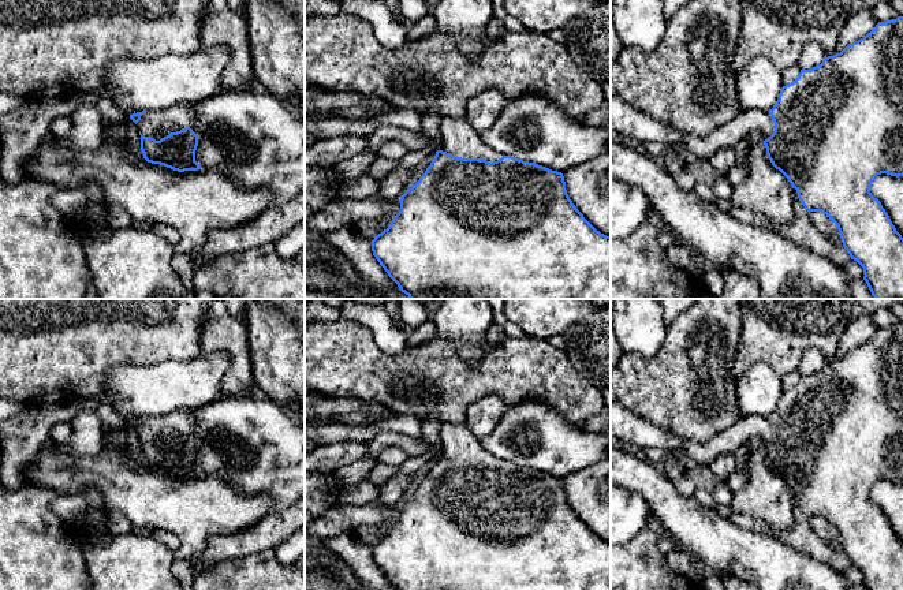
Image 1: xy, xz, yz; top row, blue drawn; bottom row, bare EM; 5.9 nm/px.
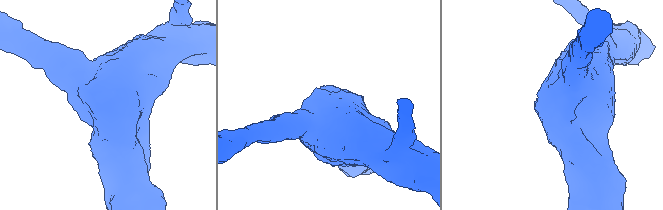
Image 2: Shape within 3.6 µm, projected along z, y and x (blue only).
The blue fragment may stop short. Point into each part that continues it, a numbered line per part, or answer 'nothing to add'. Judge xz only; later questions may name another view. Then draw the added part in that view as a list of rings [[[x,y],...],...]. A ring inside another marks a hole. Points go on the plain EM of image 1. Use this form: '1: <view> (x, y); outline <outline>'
1: xz (458, 443); outline [[[466,421],[443,423],[440,430],[440,455],[462,464],[484,464],[489,468],[501,460],[489,453],[471,432]]]

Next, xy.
1: xy (156, 429); outline [[[179,410],[164,415],[146,417],[137,429],[143,442],[161,444],[189,433],[193,426],[193,411]]]

